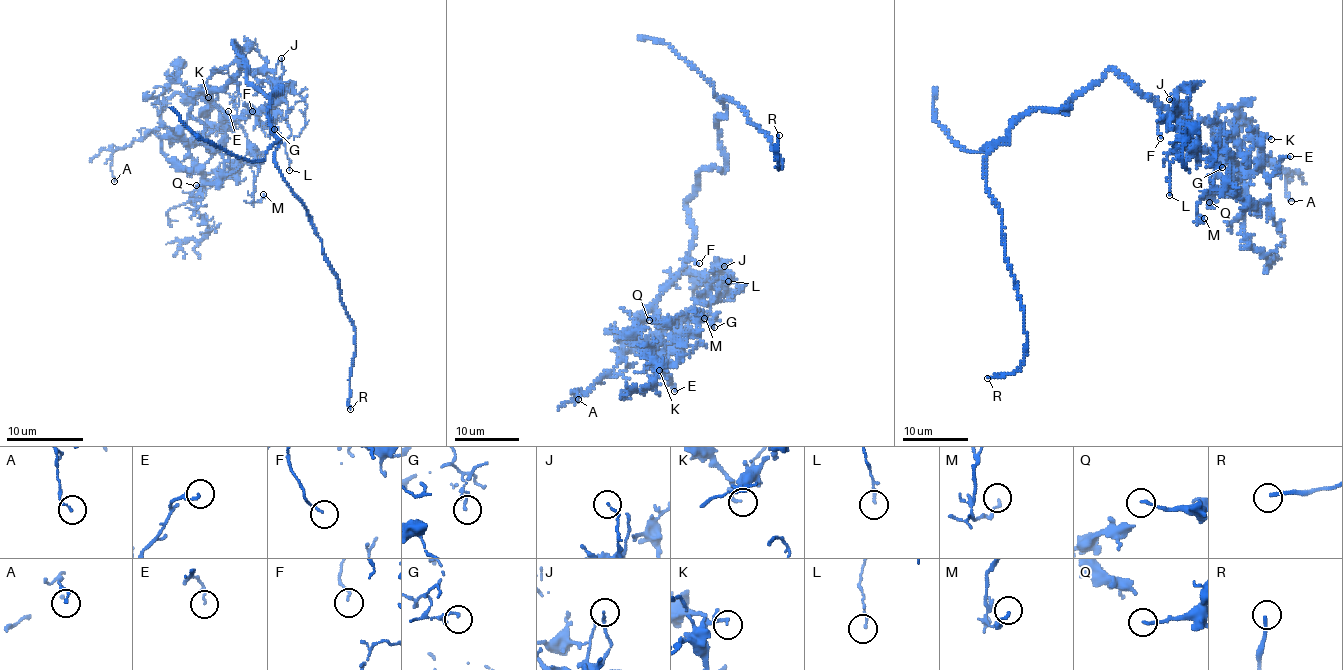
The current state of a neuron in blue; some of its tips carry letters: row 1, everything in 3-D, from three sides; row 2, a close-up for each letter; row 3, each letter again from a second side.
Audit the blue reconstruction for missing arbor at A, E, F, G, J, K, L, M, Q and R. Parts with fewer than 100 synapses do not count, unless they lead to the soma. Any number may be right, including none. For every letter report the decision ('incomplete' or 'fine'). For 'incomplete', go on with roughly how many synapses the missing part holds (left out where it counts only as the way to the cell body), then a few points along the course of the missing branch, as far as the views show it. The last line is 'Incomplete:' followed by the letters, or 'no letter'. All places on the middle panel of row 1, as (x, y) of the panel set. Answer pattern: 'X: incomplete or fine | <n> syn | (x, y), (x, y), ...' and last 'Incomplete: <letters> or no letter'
A: fine
E: fine
F: fine
G: fine
J: fine
K: fine
L: fine
M: fine
Q: fine
R: incomplete | (779, 135), (774, 99), (769, 94)
Incomplete: R

